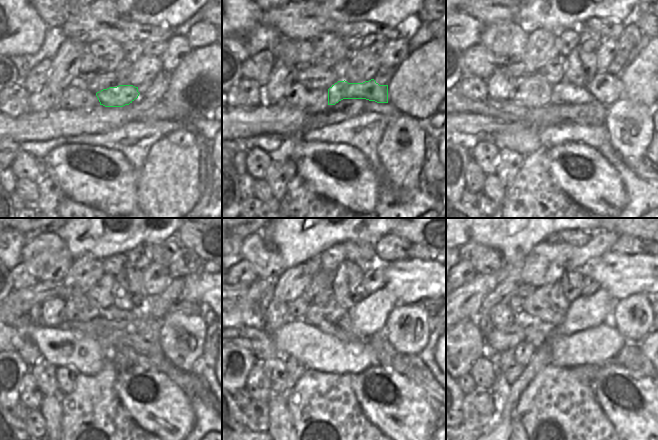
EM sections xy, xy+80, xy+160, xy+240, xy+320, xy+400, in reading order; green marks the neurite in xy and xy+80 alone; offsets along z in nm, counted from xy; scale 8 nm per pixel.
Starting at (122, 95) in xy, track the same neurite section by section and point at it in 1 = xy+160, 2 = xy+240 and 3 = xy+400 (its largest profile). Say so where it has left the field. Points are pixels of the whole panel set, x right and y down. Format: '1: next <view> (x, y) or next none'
1: next xy+160 (606, 88)
2: next xy+240 (187, 307)
3: next xy+400 (649, 295)

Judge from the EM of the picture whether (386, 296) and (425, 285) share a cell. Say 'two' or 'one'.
two

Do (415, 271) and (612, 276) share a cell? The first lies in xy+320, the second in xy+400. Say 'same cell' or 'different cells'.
same cell

